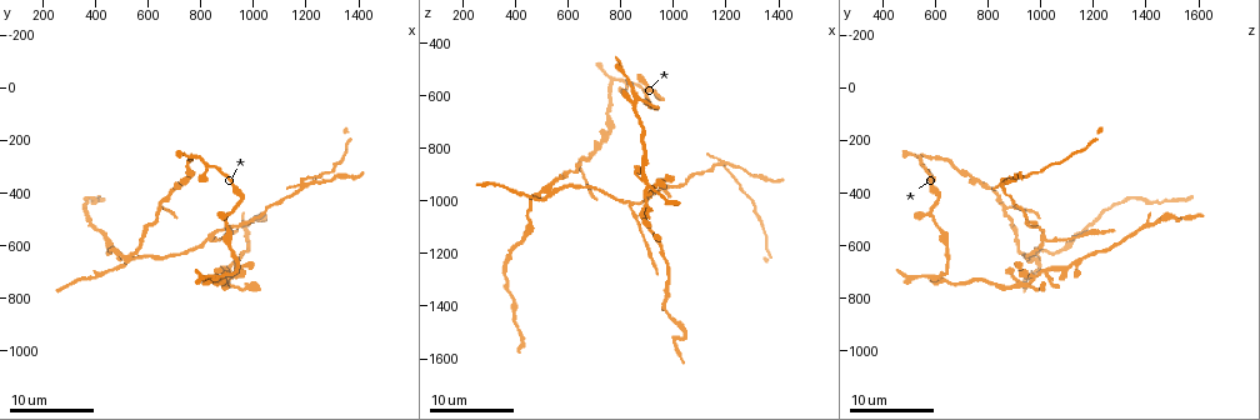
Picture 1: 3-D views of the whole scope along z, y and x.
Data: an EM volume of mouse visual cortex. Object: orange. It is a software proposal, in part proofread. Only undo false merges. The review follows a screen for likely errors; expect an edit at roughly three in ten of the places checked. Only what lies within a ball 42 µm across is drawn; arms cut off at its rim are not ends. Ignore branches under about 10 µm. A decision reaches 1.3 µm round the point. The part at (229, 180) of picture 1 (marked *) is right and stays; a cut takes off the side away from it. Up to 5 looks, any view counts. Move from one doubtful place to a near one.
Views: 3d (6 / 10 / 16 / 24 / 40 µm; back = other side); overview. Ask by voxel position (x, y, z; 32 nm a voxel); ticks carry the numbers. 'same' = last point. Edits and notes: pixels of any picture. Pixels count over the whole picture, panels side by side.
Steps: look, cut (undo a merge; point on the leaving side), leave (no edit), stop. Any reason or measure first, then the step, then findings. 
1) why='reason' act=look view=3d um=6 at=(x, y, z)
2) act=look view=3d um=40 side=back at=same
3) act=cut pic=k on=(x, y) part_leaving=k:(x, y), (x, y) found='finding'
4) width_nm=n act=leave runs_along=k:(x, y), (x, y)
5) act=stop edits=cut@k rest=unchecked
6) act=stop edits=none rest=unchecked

why='three-way junction' act=look view=3d um=24 at=(780, 260, 530)

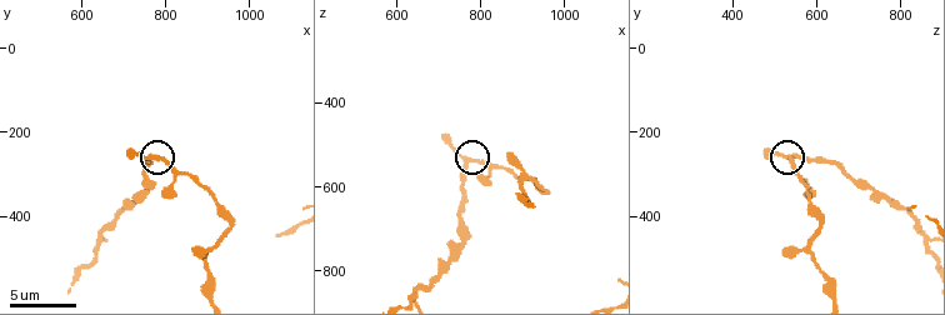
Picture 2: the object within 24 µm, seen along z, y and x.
act=look view=3d um=6 at=(775, 265, 535)

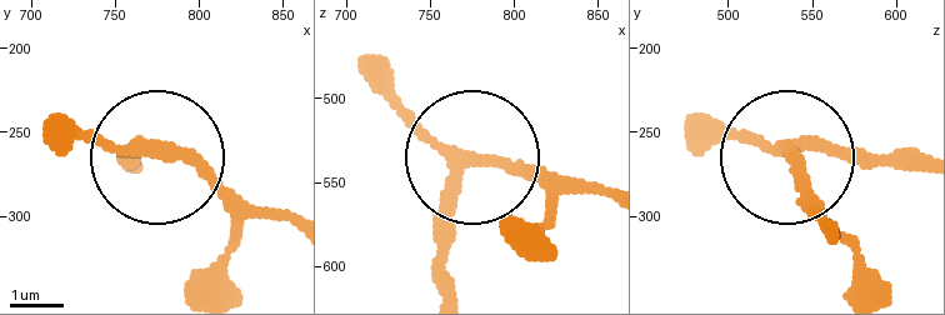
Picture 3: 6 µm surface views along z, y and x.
act=look view=3d um=6 side=back at=(770, 260, 538)

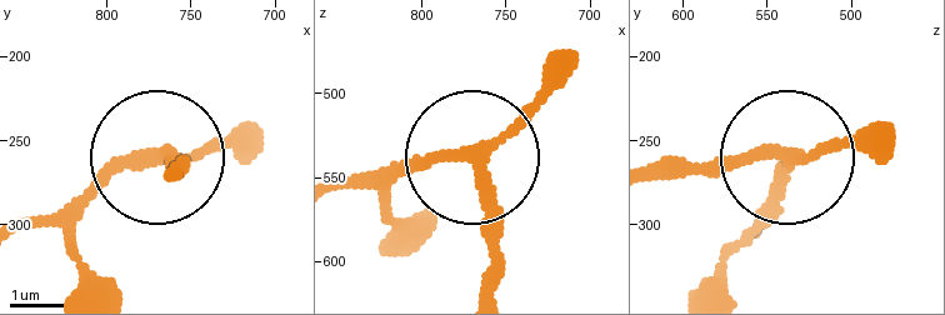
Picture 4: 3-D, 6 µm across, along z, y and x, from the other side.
act=leave runs_along=4:(344, 184), (474, 161), (493, 291) found='all the same neuron'

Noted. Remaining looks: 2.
act=look view=3d um=10 at=(760, 340, 740)

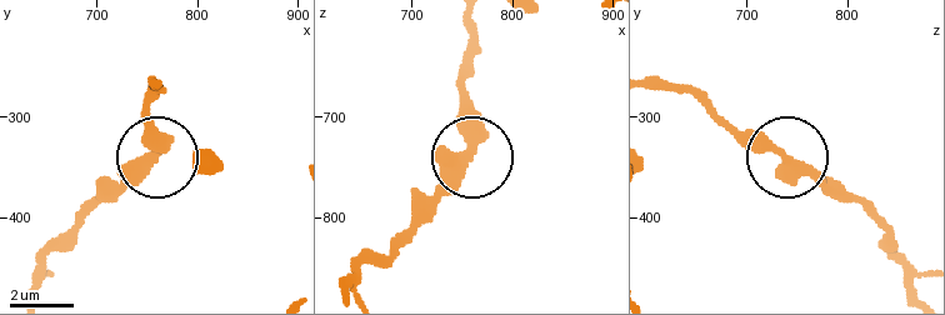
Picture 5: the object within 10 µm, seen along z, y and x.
act=leave runs_along=5:(656, 83), (688, 85), (736, 128), (769, 139), (839, 200) found='all the same neuron'

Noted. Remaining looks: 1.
act=stop edits=none rest=unchecked

